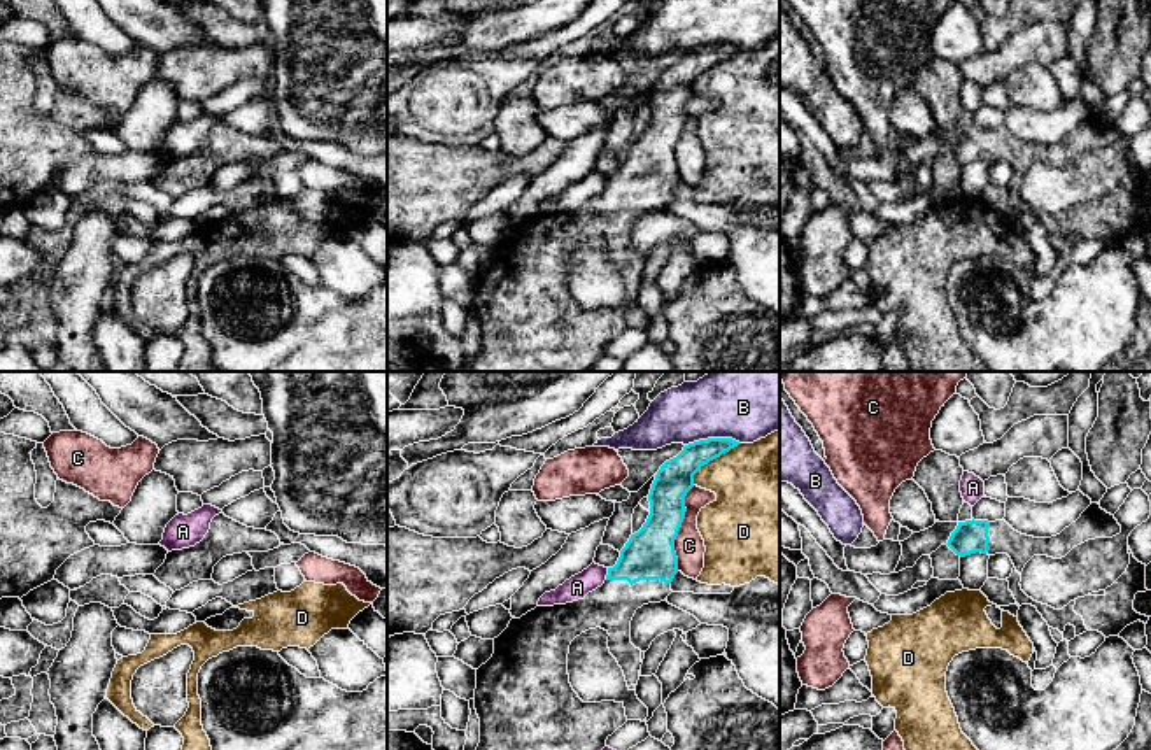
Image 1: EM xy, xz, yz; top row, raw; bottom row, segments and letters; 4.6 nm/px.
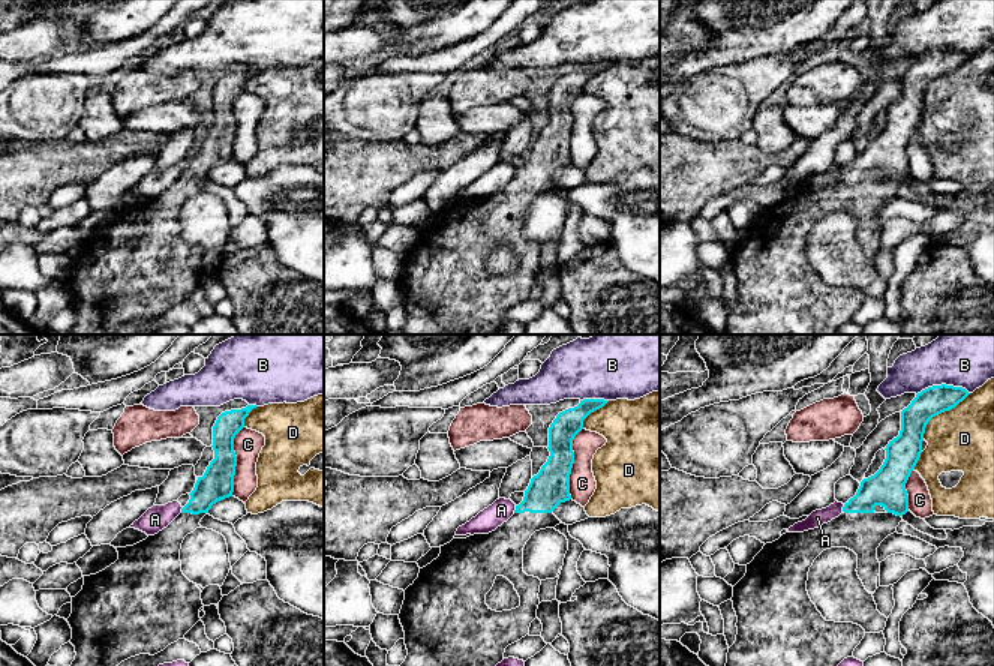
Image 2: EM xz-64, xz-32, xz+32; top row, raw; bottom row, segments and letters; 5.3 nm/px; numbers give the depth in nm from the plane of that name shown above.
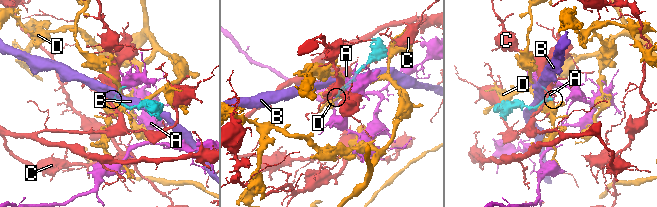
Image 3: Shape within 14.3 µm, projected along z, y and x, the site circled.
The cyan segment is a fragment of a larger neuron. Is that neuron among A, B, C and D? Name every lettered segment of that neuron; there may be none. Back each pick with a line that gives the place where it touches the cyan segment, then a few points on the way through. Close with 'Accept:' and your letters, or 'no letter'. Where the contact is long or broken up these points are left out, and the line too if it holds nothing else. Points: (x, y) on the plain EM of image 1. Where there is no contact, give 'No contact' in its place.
Accept: no letter

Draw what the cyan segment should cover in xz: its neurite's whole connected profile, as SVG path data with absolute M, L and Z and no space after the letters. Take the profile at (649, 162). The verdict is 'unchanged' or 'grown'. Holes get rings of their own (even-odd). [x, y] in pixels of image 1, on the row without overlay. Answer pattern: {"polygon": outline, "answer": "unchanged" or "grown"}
{"polygon": "M708 46L688 51L666 68L655 82L648 109L650 123L643 135L631 142L613 175L608 175L601 195L583 207L536 214L494 245L492 265L477 277L475 317L480 326L480 350L471 361L473 371L589 371L606 347L627 329L624 310L583 310L573 298L568 282L571 249L589 237L601 235L608 244L610 261L624 279L627 294L638 293L641 258L631 251L631 228L638 216L660 210L673 200L678 180L674 147L685 126L685 103L694 95L694 82L739 49Z", "answer": "grown"}

